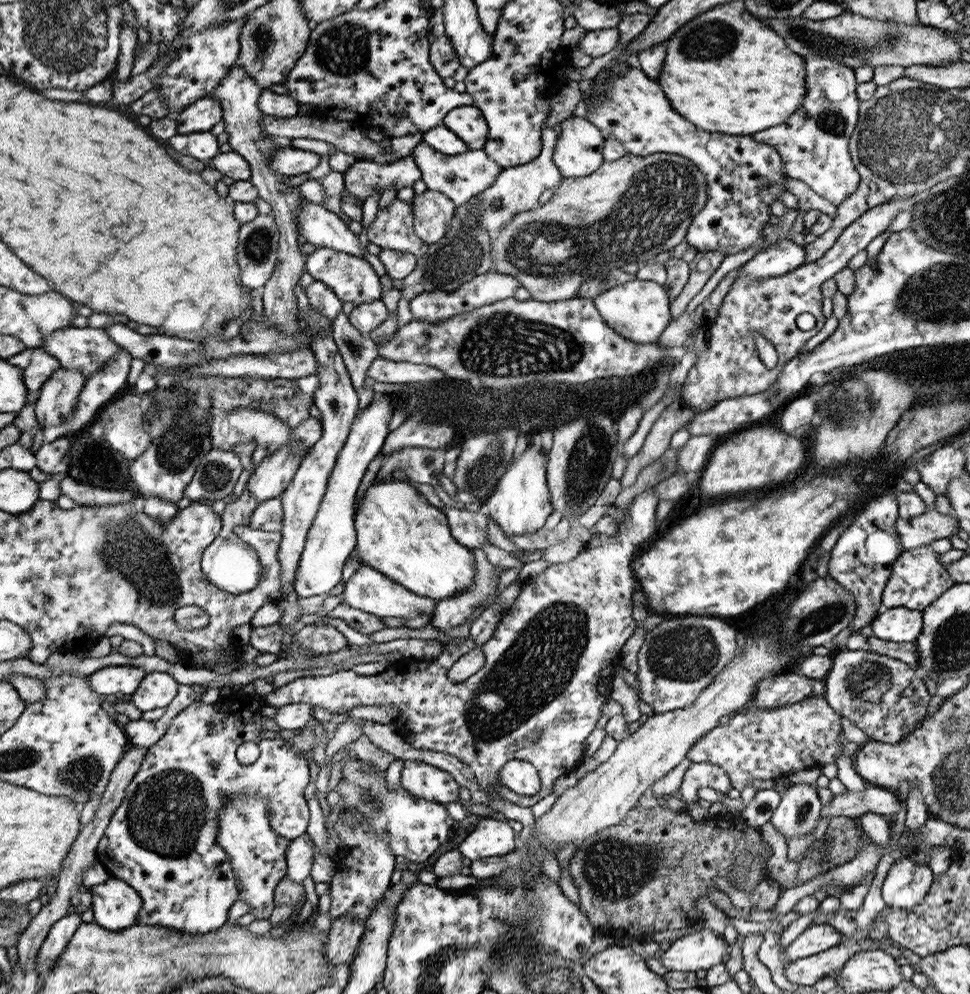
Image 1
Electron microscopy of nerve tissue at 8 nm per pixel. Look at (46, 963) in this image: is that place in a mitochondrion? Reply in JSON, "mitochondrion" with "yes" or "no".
{"mitochondrion":"no"}

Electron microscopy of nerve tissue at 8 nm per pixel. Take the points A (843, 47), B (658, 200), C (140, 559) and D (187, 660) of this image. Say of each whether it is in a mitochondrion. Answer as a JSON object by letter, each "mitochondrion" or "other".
{"A":"mitochondrion","B":"mitochondrion","C":"mitochondrion","D":"other"}

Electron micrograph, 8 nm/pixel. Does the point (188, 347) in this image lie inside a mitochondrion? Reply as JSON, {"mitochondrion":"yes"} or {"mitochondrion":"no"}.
{"mitochondrion":"no"}

